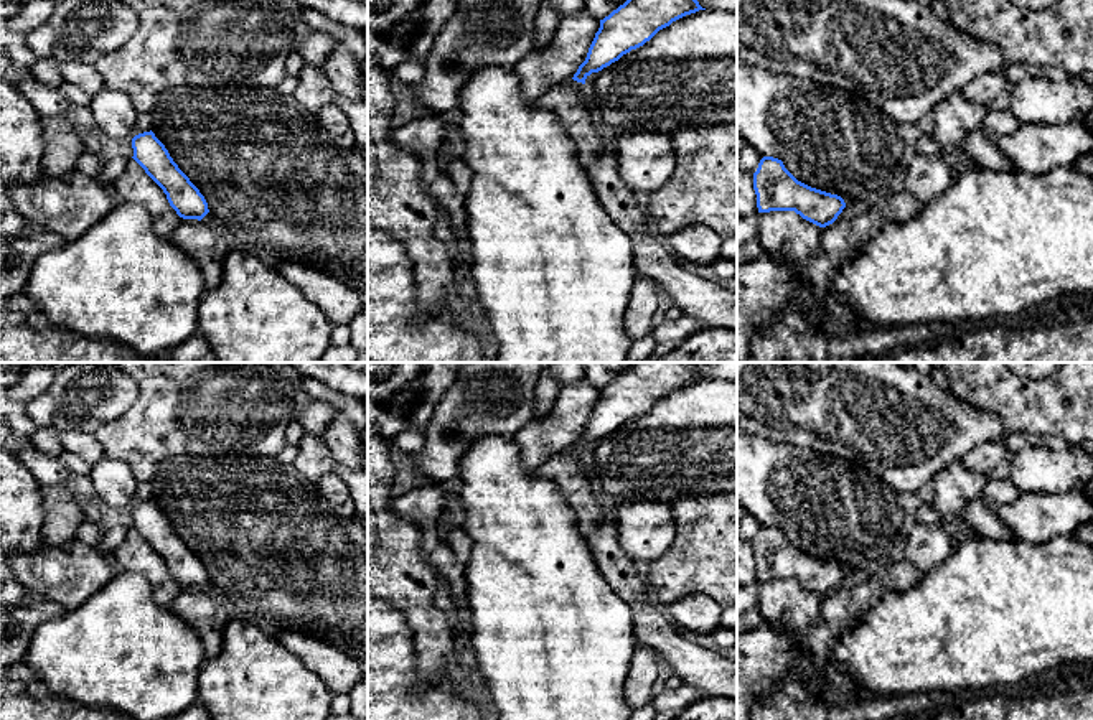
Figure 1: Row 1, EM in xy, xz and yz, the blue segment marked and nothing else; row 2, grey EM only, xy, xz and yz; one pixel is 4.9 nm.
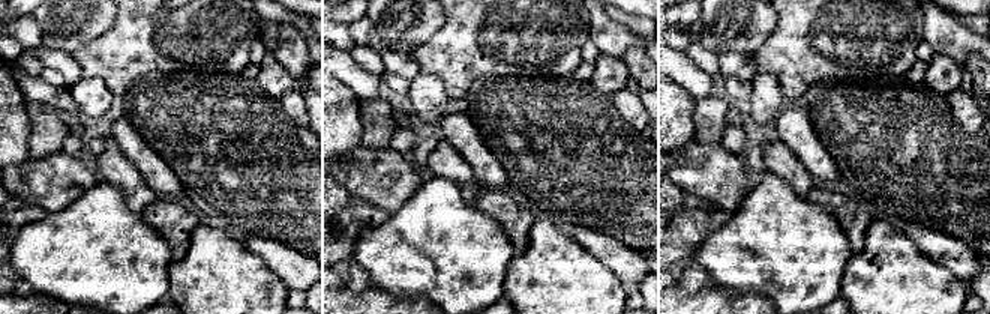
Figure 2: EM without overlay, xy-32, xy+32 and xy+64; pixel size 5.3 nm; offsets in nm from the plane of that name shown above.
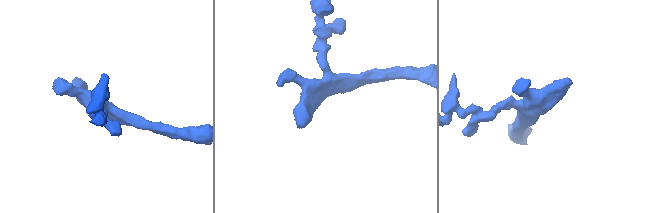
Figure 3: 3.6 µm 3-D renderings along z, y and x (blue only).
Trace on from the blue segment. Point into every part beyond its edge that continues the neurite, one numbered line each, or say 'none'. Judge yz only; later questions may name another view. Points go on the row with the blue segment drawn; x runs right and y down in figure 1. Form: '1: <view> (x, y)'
none

